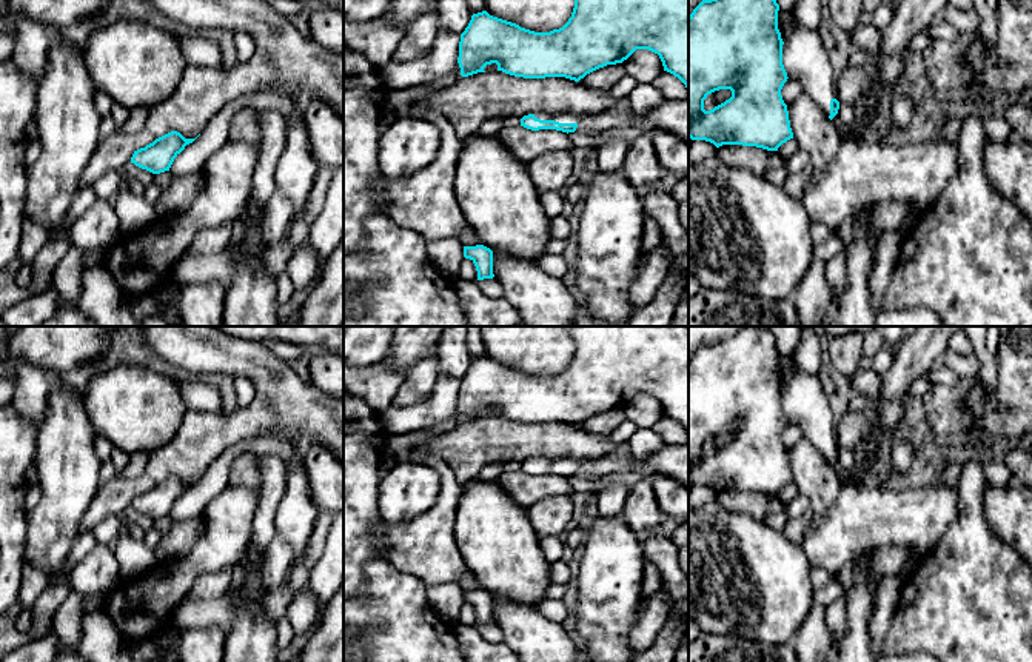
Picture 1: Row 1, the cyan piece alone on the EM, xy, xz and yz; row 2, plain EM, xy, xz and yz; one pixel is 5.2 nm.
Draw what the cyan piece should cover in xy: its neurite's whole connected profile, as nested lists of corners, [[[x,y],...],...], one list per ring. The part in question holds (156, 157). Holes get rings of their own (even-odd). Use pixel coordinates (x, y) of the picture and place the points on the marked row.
[[[171,131],[145,148],[134,151],[131,163],[152,174],[169,171],[174,159],[194,140],[185,139],[177,131]]]

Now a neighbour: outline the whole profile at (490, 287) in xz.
[[[493,277],[493,279],[484,279],[476,280],[479,289],[482,294],[491,297],[491,299],[501,299],[502,297],[502,285]]]

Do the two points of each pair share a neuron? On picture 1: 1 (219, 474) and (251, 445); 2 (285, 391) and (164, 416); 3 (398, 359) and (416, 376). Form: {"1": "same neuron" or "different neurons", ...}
{"1": "same neuron", "2": "different neurons", "3": "different neurons"}

